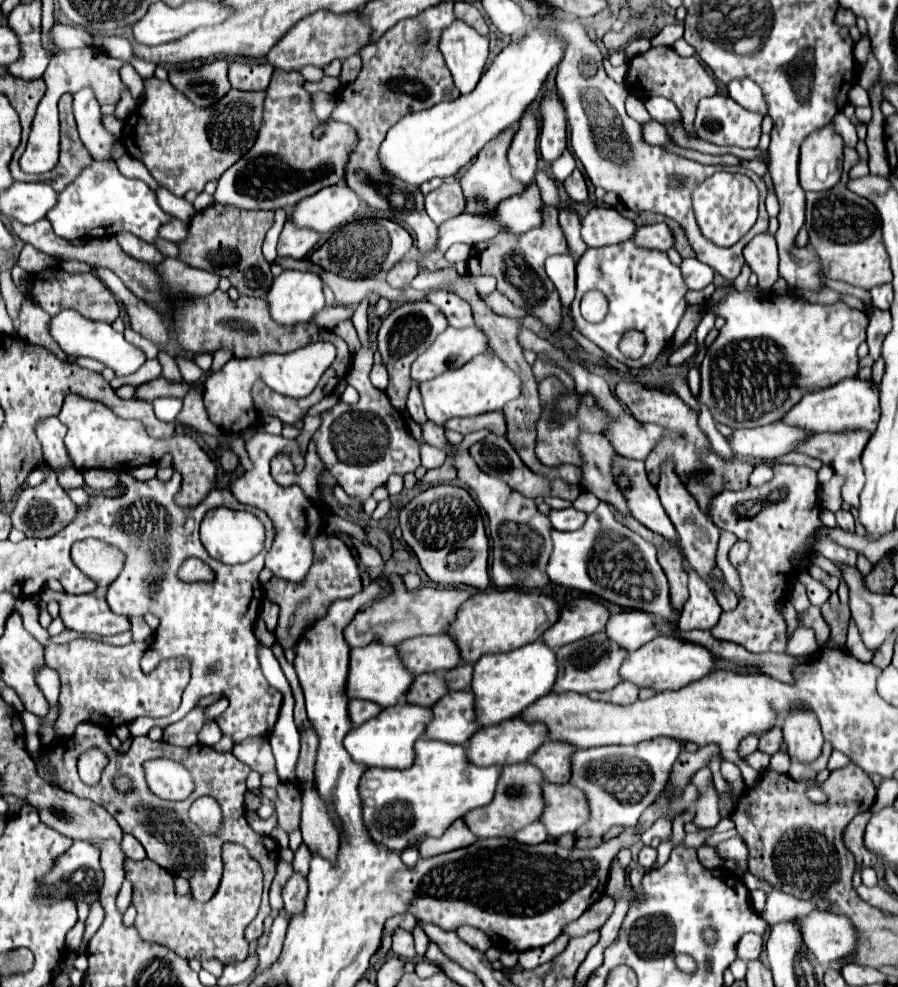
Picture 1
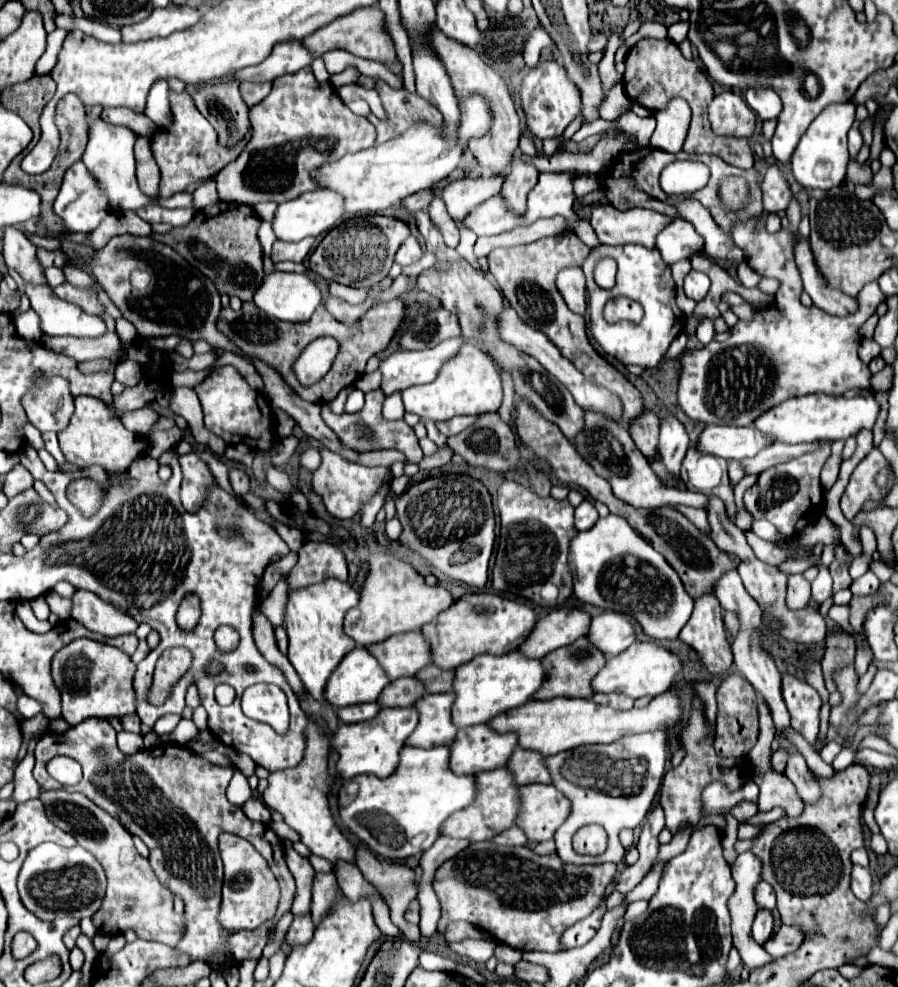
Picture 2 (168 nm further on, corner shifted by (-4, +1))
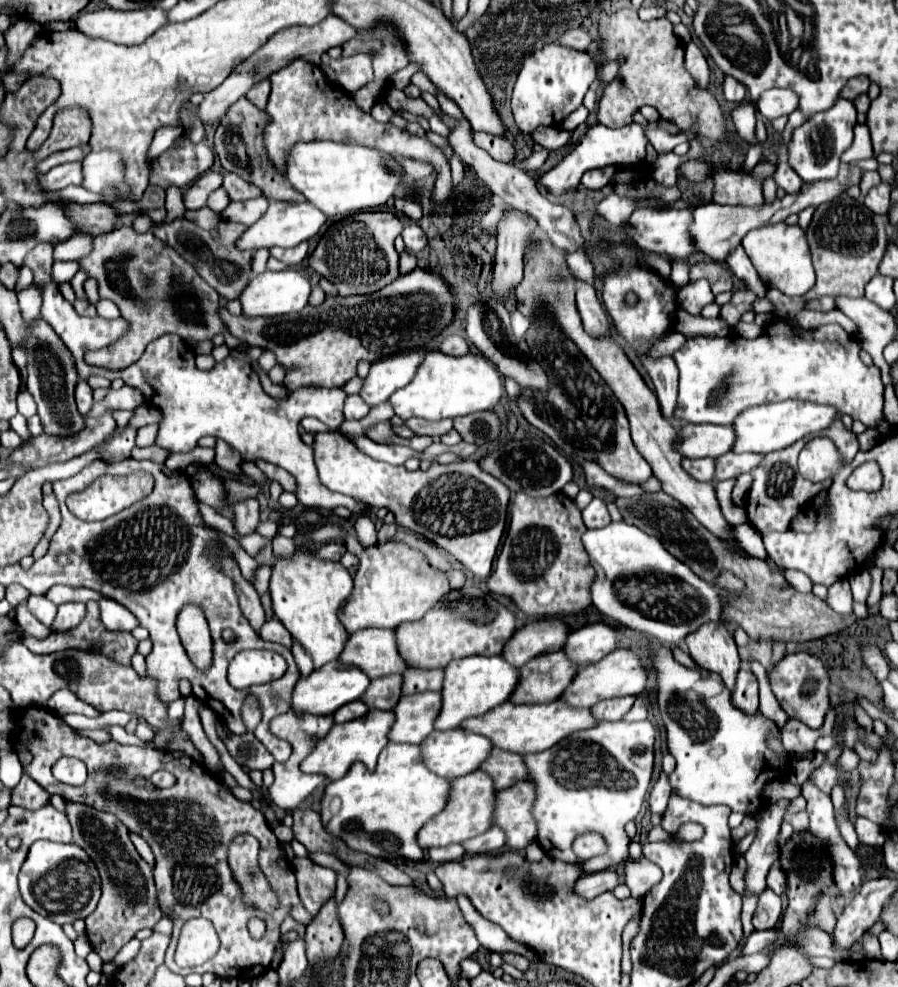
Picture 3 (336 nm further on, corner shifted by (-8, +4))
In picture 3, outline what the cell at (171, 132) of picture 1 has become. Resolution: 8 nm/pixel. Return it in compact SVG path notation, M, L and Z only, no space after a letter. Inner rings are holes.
M186 138L176 150L166 150L160 158L154 160L150 172L150 184L168 188L170 184L184 188L192 184L200 174L204 174L214 164L214 150L208 146L208 140L192 144Z

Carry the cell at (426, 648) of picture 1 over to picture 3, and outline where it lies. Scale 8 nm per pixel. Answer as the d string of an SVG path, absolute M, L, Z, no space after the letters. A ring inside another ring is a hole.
M366 628L348 636L338 662L360 668L368 678L402 674L404 660L398 656L392 630Z

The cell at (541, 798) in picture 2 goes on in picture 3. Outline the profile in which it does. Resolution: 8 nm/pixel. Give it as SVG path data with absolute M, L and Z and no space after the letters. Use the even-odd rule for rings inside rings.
M520 780L518 784L512 784L510 788L504 788L496 792L496 802L494 802L494 818L492 824L504 830L506 834L506 846L510 850L524 850L528 844L536 840L536 828L534 828L534 818L530 816L530 804L534 802L534 784Z

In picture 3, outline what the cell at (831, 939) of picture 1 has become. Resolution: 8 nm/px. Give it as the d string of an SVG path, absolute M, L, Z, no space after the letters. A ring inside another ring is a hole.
M754 930L748 940L744 942L742 946L742 954L756 954L756 952L762 952L770 946L774 946L778 940L778 934L774 930L764 930L764 932L758 932Z

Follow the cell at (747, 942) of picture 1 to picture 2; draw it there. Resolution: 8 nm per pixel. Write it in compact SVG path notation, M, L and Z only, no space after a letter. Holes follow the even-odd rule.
M760 909L756 913L754 925L752 925L752 937L758 945L764 945L772 937L772 915L768 909Z

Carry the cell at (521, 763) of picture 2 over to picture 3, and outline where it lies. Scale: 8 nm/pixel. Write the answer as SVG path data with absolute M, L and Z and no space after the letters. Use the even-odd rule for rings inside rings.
M494 748L490 756L480 766L482 772L486 772L494 780L494 788L502 790L510 784L516 784L518 780L526 778L526 766L522 756Z

